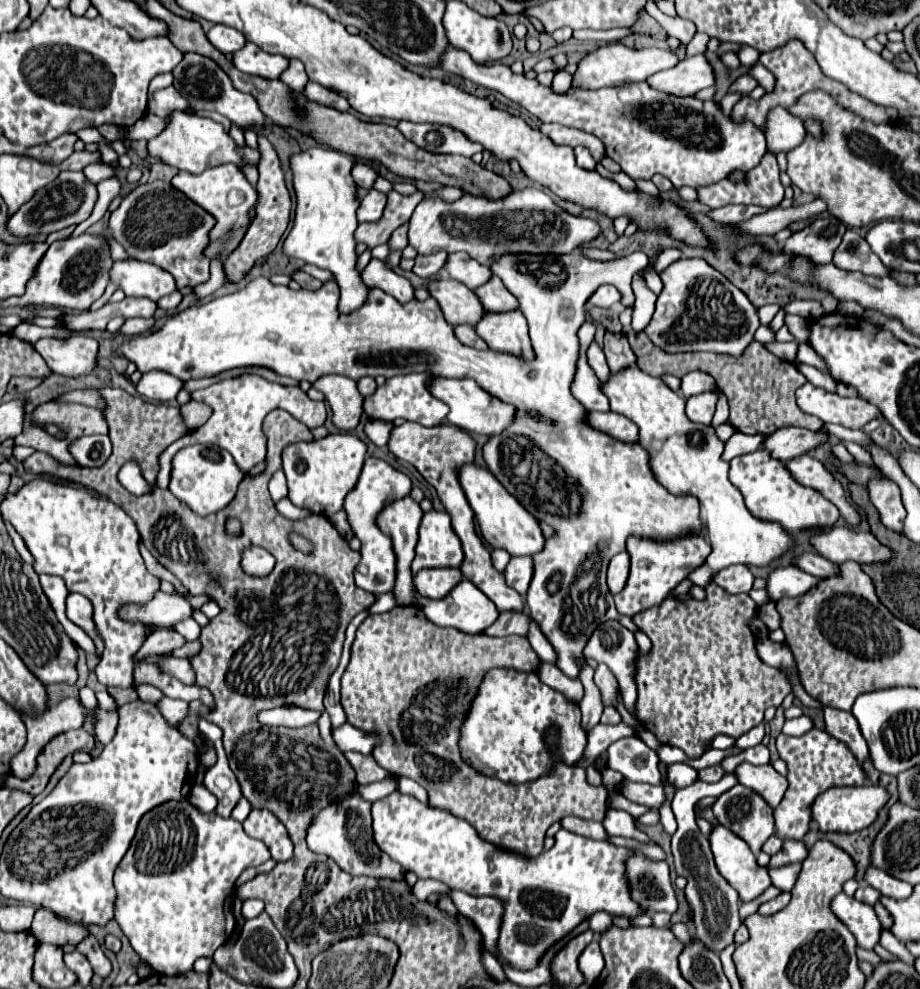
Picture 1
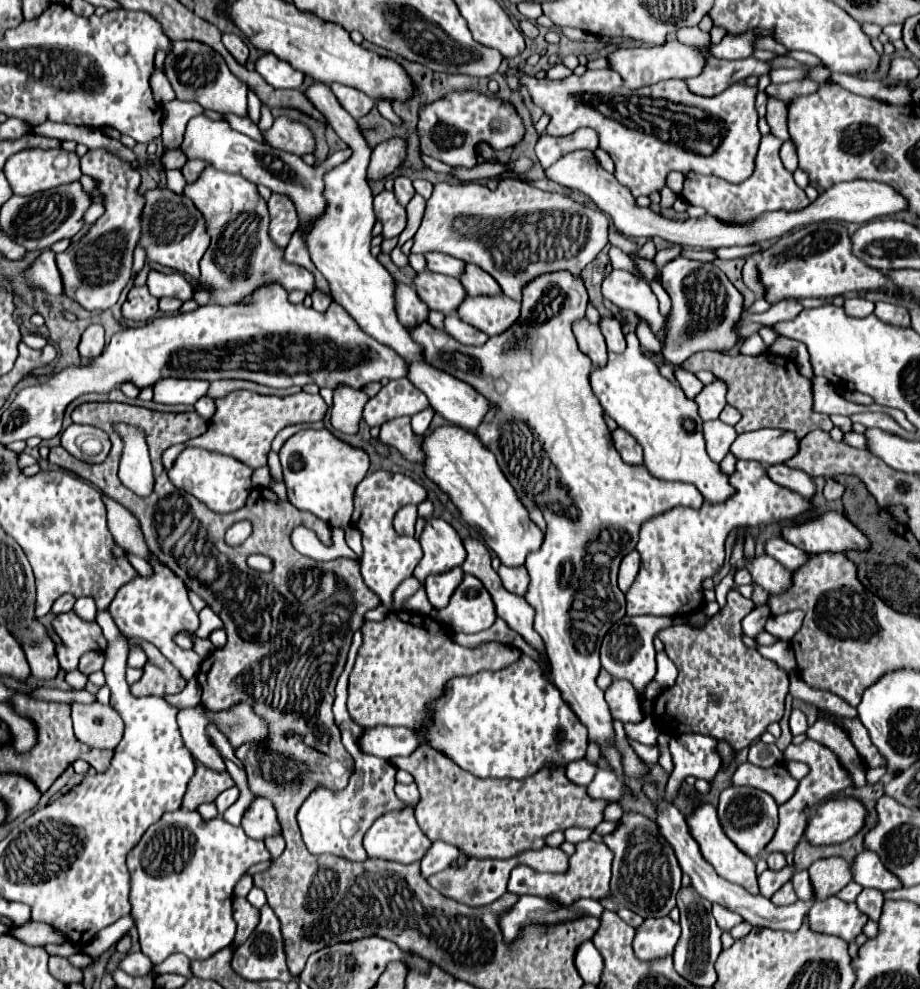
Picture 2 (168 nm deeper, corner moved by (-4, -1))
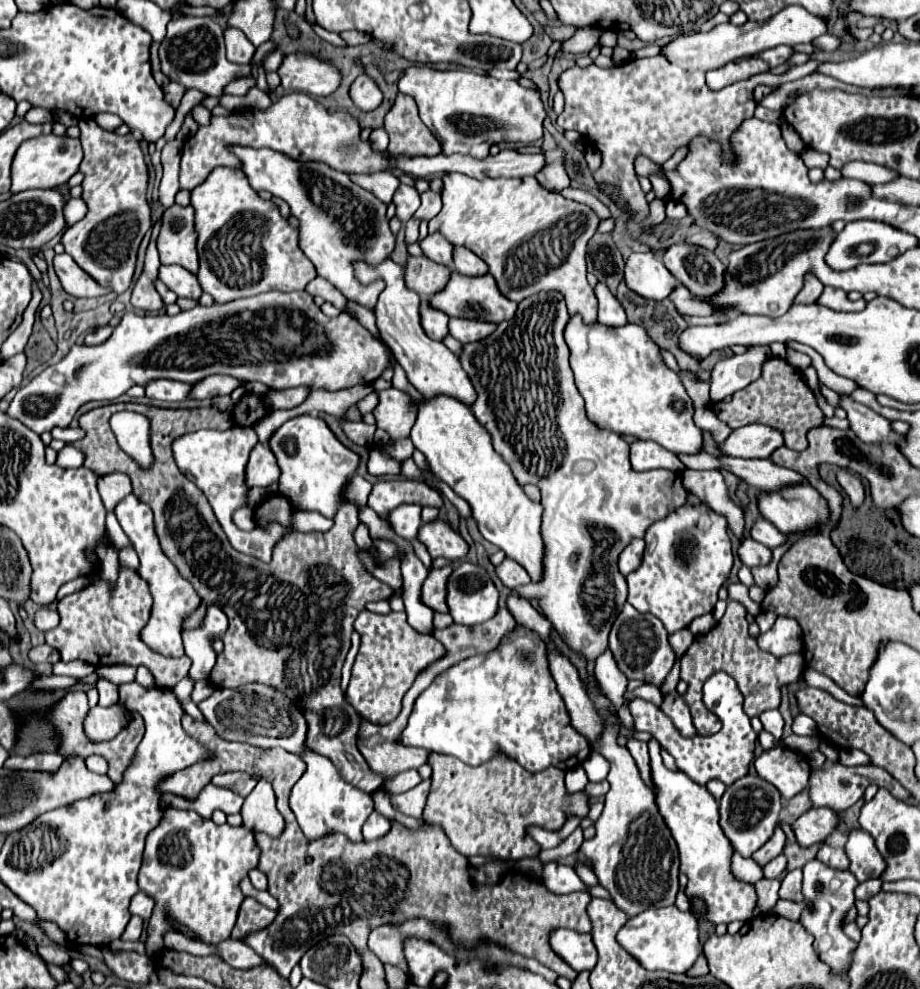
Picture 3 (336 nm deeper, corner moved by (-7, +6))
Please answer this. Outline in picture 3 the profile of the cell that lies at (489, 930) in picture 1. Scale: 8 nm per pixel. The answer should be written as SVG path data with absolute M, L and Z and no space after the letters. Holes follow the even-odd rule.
M547 862L543 868L543 884L551 894L569 894L569 892L589 892L583 880L575 874L575 870Z

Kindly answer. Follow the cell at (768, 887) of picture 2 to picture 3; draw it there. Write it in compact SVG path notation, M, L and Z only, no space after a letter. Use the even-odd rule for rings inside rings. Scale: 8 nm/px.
M761 878L761 880L755 884L755 888L757 888L757 896L759 896L757 906L761 908L763 914L769 914L771 908L775 906L775 902L777 902L777 898L779 898L779 896L777 896L779 886L781 886L781 882L779 882L777 878L775 878L775 880Z

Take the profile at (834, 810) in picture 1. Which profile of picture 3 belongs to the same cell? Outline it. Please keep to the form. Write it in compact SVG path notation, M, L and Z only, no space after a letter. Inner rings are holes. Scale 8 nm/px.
M823 806L823 808L811 808L803 816L799 816L791 824L791 828L801 846L811 846L811 844L823 842L837 824L839 824L839 814Z

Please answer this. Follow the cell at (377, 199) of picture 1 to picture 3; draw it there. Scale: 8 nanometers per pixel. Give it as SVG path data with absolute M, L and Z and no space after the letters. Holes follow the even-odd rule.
M401 184L397 188L395 196L393 196L393 204L397 208L397 214L395 216L405 224L415 214L415 210L419 208L421 202L419 202L419 194L417 194L417 190L413 186Z

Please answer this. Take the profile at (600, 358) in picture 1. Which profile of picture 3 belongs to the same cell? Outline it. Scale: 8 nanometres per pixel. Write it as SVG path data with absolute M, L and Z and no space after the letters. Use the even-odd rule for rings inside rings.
M451 172L443 176L443 208L429 220L429 234L443 234L453 246L463 246L477 254L487 266L489 274L497 280L499 290L515 302L521 302L527 296L533 296L541 290L561 290L565 296L569 314L581 314L583 322L597 322L597 298L585 278L585 256L587 242L593 238L599 226L599 216L585 204L569 200L559 192L545 190L533 176L523 178L467 178L465 174ZM559 224L559 254L555 252L553 240L543 242L553 226Z

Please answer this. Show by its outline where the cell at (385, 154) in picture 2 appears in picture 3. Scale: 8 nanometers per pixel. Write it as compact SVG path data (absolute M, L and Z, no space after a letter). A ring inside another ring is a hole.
M397 94L397 100L385 116L385 130L389 134L387 154L407 156L435 156L439 154L439 140L429 132L417 114L417 104L407 94Z

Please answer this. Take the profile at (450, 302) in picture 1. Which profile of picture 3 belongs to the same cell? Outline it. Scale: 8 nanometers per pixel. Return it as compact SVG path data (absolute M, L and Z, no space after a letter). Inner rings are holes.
M411 256L405 266L407 286L417 294L421 294L423 298L431 298L431 294L443 290L443 286L447 286L447 282L451 280L451 274L453 274L451 268L437 264L425 256L421 258Z

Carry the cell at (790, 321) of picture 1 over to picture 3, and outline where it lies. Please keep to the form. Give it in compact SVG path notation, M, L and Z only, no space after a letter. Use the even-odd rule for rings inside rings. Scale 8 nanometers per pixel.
M811 276L811 280L805 280L803 290L795 296L795 304L813 304L821 296L821 292L823 292L823 284Z

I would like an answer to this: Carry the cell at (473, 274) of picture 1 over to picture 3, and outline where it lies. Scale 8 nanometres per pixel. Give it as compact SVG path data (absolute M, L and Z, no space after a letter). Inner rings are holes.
M441 234L427 236L425 240L419 242L419 246L429 260L435 260L439 264L453 268L453 246Z

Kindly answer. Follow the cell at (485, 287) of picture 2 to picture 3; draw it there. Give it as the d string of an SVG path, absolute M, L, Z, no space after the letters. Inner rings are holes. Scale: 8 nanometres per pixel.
M455 248L453 264L455 264L455 270L463 276L483 276L489 272L487 264L467 248Z

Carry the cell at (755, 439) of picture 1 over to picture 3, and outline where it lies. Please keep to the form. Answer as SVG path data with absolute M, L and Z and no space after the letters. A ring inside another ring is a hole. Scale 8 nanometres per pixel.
M683 470L683 484L691 494L697 494L703 504L711 506L715 512L723 512L727 516L731 532L743 540L745 538L745 518L743 510L737 508L727 498L727 486L719 470Z

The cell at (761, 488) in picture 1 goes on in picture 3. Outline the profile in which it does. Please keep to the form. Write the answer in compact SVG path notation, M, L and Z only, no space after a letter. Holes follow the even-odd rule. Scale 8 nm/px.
M685 504L645 532L645 554L641 566L627 576L627 602L639 612L657 616L669 634L687 628L693 618L713 612L717 592L729 578L733 566L727 518L705 504Z

